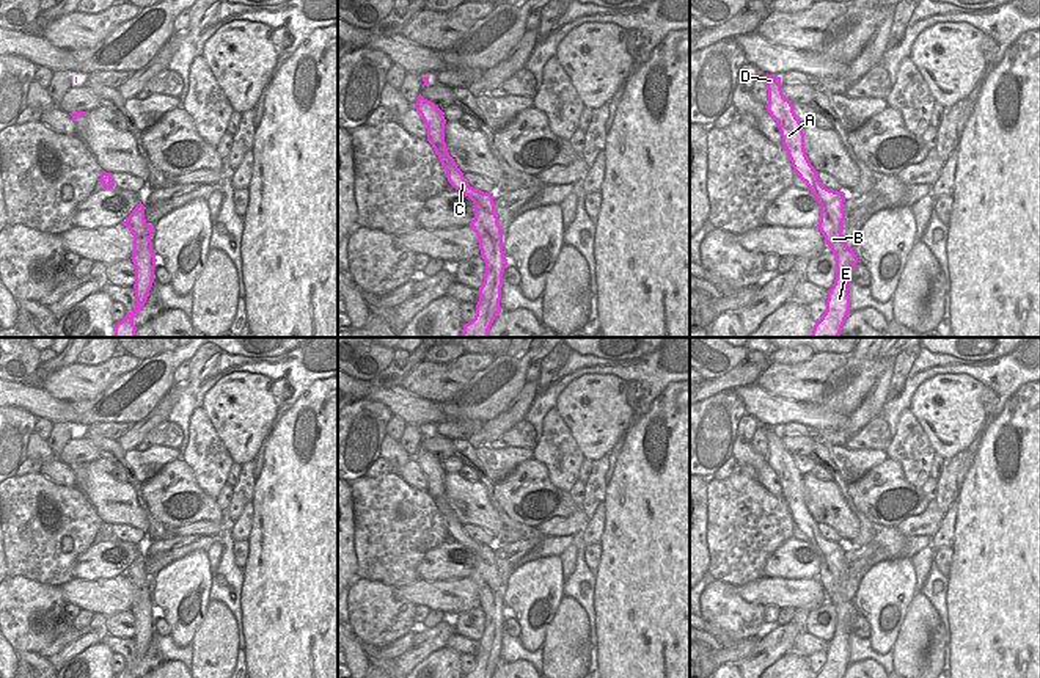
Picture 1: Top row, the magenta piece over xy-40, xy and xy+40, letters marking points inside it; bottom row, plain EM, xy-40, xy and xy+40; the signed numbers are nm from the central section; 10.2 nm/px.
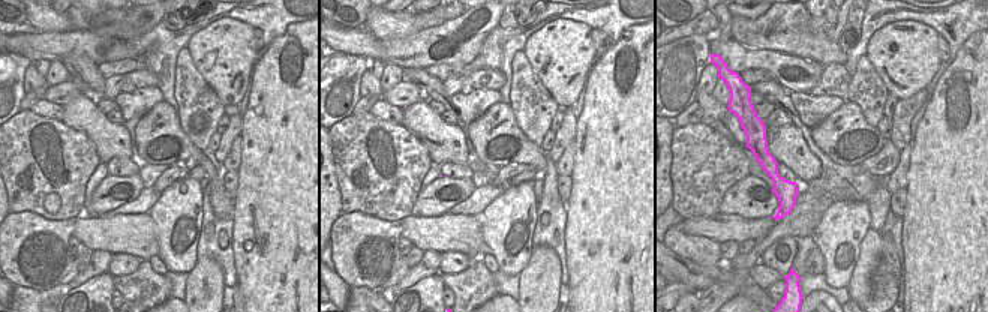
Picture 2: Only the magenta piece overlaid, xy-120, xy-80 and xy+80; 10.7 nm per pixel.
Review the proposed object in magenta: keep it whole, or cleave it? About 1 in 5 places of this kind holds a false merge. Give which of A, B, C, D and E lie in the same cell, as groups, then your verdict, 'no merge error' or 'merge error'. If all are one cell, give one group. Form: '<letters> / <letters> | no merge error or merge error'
A B C D E | no merge error

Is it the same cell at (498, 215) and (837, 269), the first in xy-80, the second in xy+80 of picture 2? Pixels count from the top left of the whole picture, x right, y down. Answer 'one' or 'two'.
one

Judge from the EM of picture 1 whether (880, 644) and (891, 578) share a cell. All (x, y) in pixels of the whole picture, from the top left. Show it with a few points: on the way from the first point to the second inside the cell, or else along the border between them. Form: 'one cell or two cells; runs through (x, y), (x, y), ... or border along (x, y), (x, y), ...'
one cell; runs through (877, 628), (875, 619), (883, 594)

